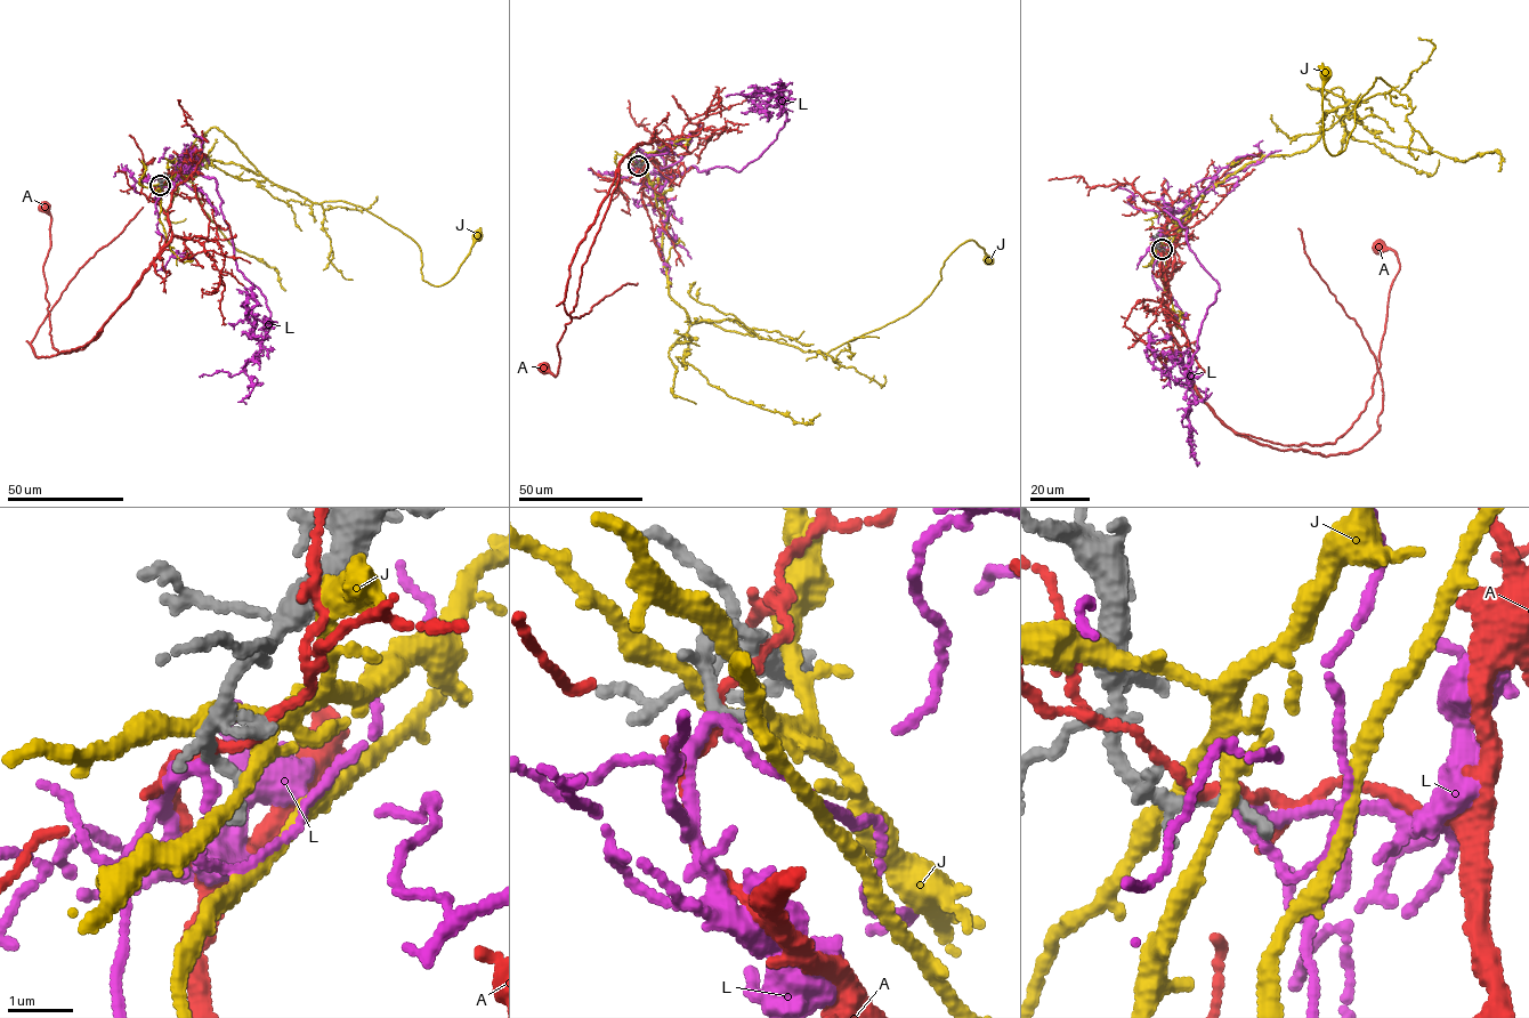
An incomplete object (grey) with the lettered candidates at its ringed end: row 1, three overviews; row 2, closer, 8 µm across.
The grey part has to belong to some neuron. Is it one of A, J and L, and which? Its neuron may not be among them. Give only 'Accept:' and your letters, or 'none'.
Accept: L

